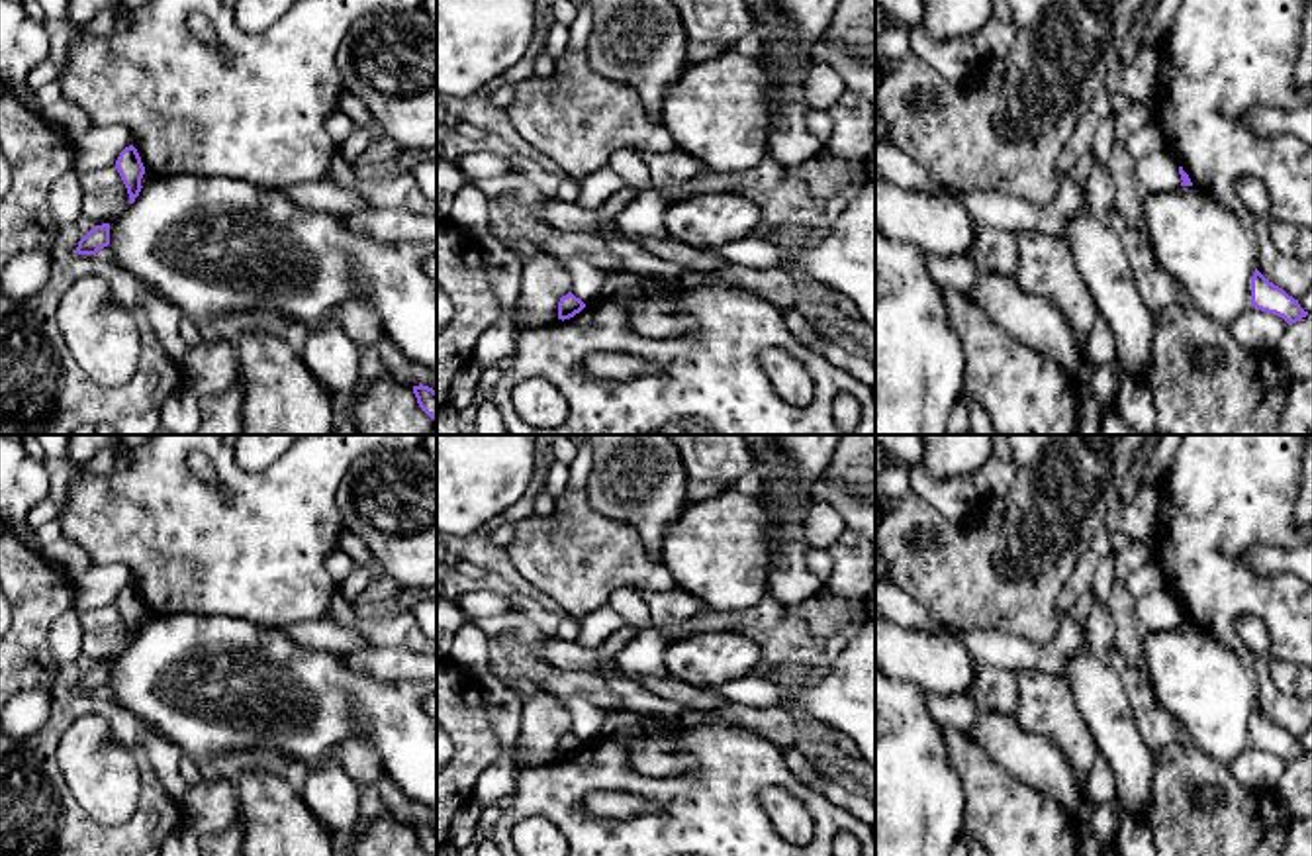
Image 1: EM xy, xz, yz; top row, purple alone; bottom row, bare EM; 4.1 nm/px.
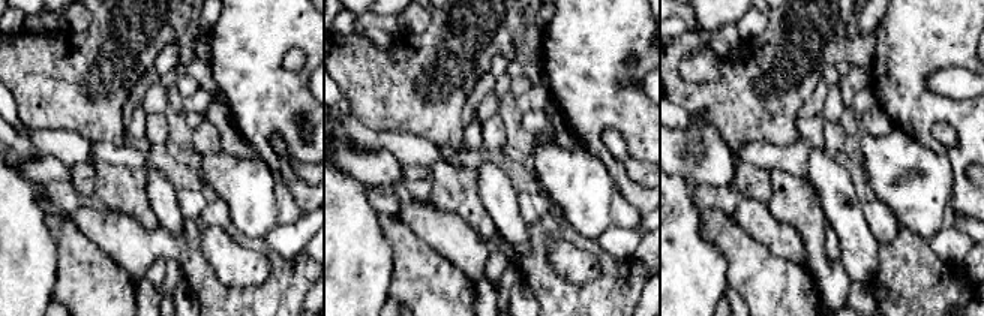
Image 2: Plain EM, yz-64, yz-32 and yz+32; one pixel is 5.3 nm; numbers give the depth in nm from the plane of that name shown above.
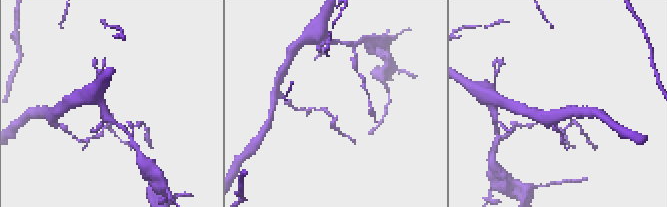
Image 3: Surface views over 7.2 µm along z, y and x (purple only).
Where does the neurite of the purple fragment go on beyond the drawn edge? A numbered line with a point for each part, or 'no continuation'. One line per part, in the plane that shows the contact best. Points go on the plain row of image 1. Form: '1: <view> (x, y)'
no continuation

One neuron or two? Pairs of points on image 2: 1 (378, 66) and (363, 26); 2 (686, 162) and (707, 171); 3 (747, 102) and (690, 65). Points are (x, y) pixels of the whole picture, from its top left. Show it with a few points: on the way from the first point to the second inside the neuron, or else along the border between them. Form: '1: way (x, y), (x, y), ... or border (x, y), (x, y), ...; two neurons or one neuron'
1: border (354, 32), (366, 36), (383, 50), (395, 38); two neurons
2: way (690, 162), (698, 162), (702, 166); one neuron
3: border (722, 57), (719, 77), (698, 84); two neurons

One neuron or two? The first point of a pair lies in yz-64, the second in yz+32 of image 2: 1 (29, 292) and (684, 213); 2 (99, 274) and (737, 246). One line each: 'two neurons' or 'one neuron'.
1: one neuron
2: one neuron

